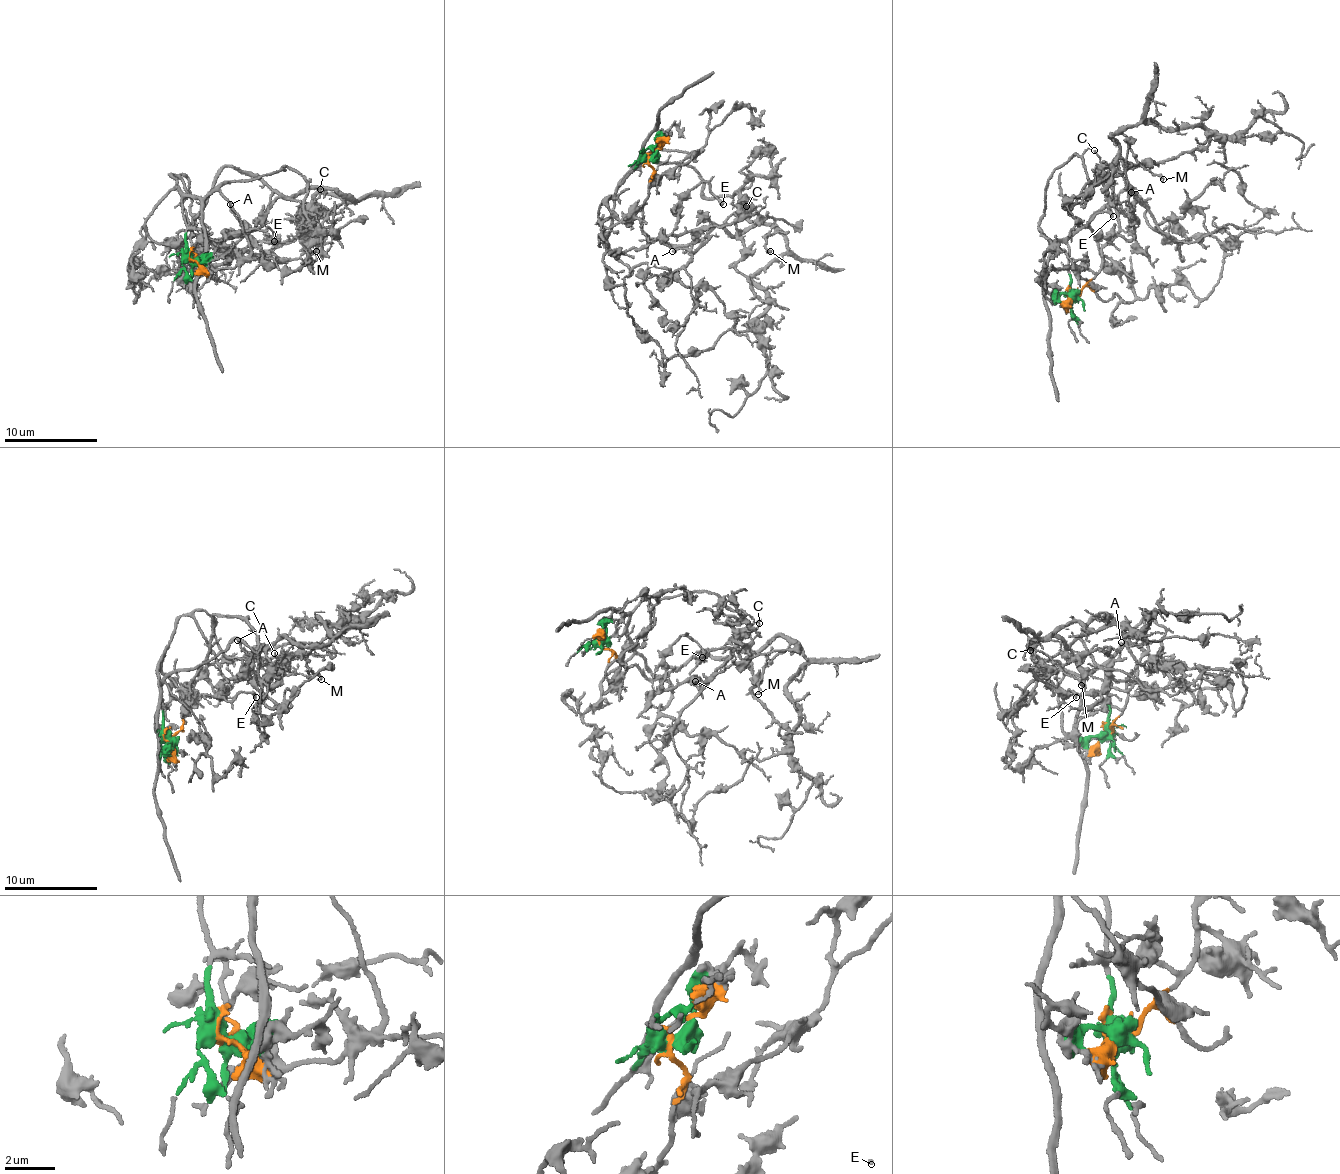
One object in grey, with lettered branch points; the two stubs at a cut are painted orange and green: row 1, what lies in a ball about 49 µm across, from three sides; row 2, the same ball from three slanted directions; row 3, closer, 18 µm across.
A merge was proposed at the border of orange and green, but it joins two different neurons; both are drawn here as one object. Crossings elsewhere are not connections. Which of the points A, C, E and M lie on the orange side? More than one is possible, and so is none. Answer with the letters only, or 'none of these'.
C, M

